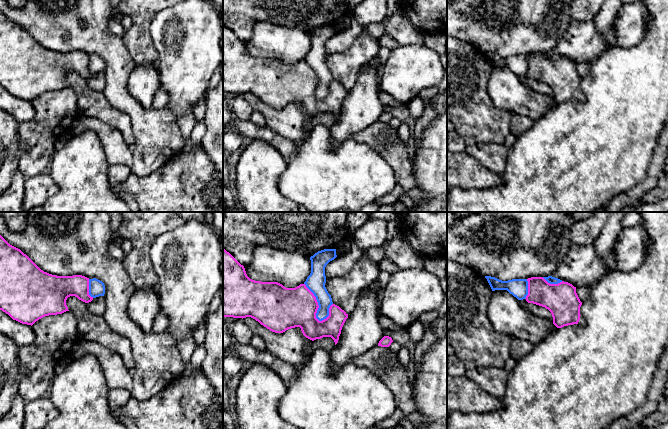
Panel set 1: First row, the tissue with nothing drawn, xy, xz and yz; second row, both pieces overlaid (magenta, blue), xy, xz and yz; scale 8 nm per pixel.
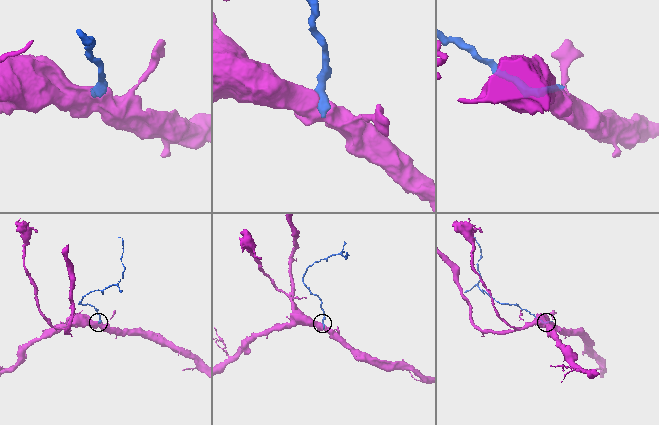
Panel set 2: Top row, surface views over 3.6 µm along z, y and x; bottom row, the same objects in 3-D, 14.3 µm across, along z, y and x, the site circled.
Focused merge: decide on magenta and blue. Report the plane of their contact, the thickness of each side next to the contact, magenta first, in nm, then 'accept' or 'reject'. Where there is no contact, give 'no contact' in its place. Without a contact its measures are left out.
meets magenta in xz; 320 nm thick on the magenta side, 160 nm on the other; reject

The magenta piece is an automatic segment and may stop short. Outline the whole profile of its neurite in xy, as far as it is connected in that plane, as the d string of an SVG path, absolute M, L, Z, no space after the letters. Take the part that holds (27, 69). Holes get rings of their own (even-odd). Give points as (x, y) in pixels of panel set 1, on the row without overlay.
M0 11L0 86L32 102L45 92L69 87L66 76L70 72L91 78L89 54L44 48Z

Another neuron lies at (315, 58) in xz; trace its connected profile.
M324 25L310 33L311 49L304 60L316 73L319 81L316 94L319 97L322 97L329 92L329 84L333 80L331 71L325 63L325 43L336 33L336 25Z

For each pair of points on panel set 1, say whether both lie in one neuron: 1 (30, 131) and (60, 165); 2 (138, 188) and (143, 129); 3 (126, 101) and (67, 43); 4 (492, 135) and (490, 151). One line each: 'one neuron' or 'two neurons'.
1: two neurons
2: two neurons
3: one neuron
4: two neurons

